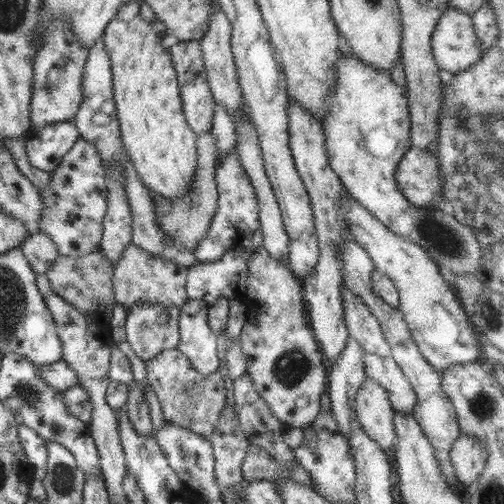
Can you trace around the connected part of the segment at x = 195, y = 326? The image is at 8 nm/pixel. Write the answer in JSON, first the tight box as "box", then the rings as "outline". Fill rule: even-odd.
{"box":[178,299,218,376],"outline":[[[188,299],[180,309],[178,318],[180,340],[178,351],[186,354],[192,369],[204,376],[218,372],[218,336],[212,332],[208,322],[210,306],[203,300]]]}

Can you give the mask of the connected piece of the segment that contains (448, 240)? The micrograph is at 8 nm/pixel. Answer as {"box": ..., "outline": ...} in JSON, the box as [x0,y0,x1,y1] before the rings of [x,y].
{"box":[321,52,484,276],"outline":[[[352,52],[339,58],[335,71],[337,79],[327,98],[321,127],[328,162],[347,192],[390,231],[419,244],[436,264],[439,262],[454,274],[478,276],[484,248],[473,229],[438,209],[412,204],[397,187],[396,167],[411,148],[406,88],[394,83],[386,71],[369,67]]]}

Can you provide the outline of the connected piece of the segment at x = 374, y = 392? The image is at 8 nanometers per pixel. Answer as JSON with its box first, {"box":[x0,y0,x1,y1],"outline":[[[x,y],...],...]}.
{"box":[354,377,397,453],"outline":[[[365,377],[356,396],[354,403],[358,423],[382,450],[390,453],[397,438],[394,429],[395,411],[388,393],[376,381]]]}

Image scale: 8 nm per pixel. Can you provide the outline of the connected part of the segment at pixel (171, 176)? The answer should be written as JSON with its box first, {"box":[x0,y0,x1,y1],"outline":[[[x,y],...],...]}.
{"box":[101,3,198,200],"outline":[[[143,3],[142,7],[143,9],[141,9],[141,13],[129,22],[116,18],[111,23],[108,23],[104,33],[101,36],[104,41],[104,48],[106,49],[106,52],[108,52],[108,56],[111,60],[113,74],[113,104],[116,105],[116,115],[119,122],[121,142],[124,150],[126,150],[126,155],[131,160],[134,168],[137,170],[139,178],[144,183],[144,186],[151,191],[151,194],[152,192],[157,192],[157,194],[163,196],[164,198],[176,200],[179,196],[186,194],[187,190],[191,187],[197,165],[196,139],[198,136],[197,134],[194,134],[194,131],[186,122],[182,110],[180,87],[177,81],[177,74],[171,59],[171,54],[164,49],[164,47],[162,47],[162,40],[164,39],[162,33],[165,31],[166,26],[164,26],[164,22],[160,22],[155,18],[156,14],[152,12],[149,4]]]}

